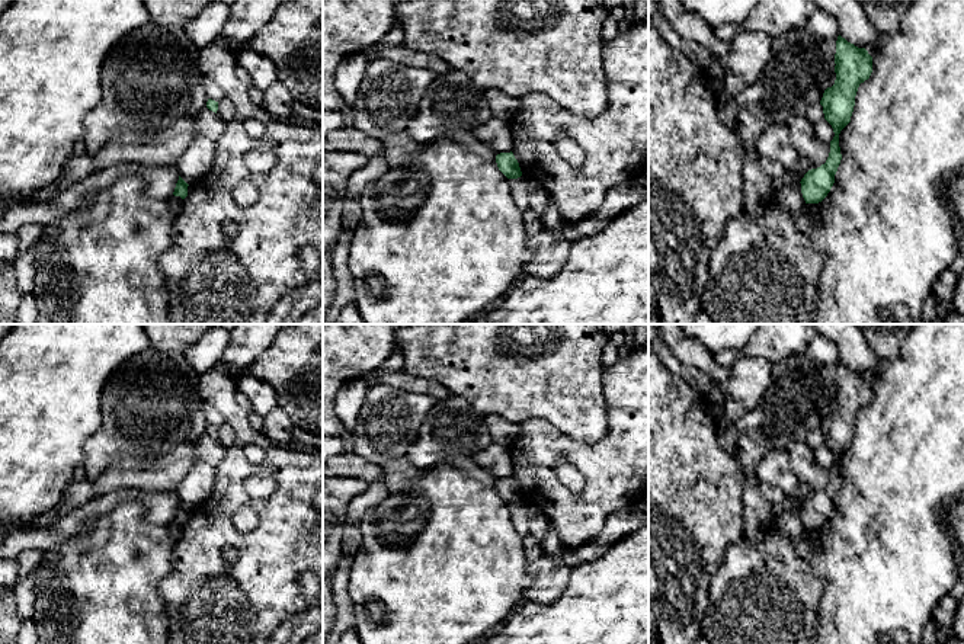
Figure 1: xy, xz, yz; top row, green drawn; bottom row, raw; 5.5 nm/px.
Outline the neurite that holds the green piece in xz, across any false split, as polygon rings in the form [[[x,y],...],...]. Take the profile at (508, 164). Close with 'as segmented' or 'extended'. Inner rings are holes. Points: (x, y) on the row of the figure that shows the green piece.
[[[500,153],[496,156],[496,163],[499,170],[507,177],[507,179],[518,179],[522,176],[521,167],[518,160],[515,158],[513,153]]] | as segmented

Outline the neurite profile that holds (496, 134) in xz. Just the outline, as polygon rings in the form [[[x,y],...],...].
[[[493,116],[487,124],[475,128],[473,134],[477,140],[493,148],[496,154],[512,151],[513,137],[509,122]]]

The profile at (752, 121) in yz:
[[[760,103],[739,109],[736,134],[747,153],[743,166],[743,212],[750,217],[760,217],[772,202],[772,179],[760,169],[753,151],[768,128],[769,115]]]

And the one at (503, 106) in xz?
[[[484,90],[486,99],[493,115],[505,122],[510,122],[521,108],[519,97],[513,97],[502,90]]]

